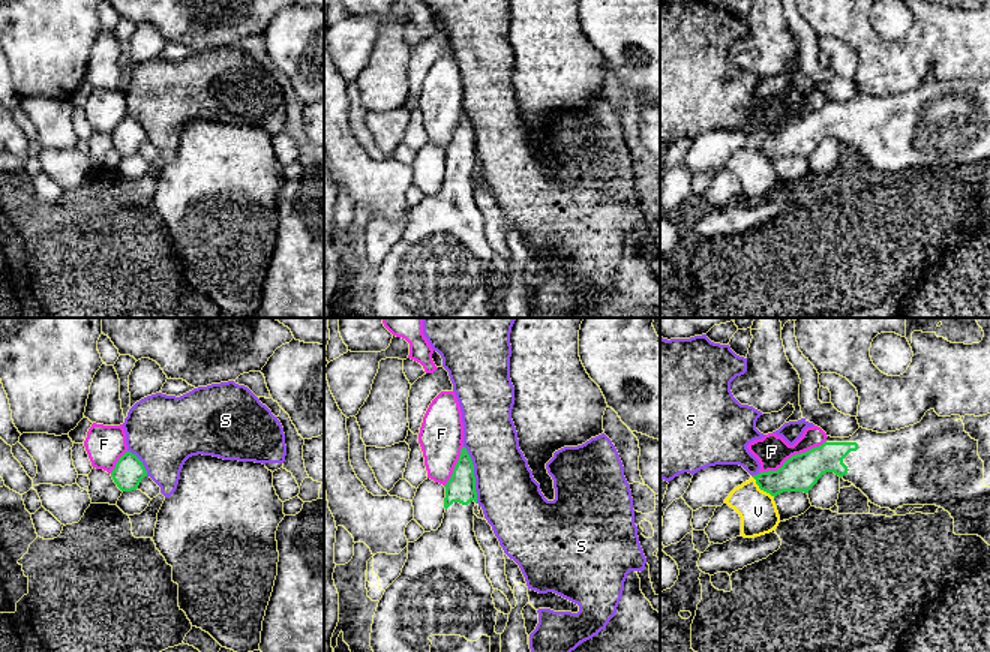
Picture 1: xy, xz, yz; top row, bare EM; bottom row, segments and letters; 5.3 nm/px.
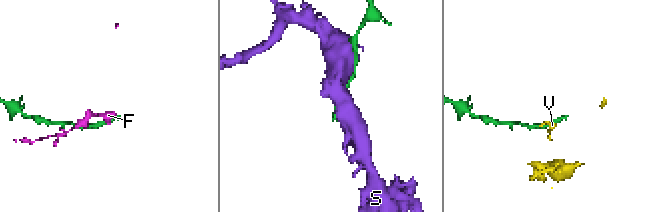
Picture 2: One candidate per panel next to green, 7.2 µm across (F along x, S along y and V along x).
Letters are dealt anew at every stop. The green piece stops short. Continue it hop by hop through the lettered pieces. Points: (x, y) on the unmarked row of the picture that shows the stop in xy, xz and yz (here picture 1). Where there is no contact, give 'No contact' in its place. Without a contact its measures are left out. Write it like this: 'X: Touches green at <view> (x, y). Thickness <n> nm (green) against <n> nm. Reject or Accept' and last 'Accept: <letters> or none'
F: Touches green at yz (792, 120). Thickness 200 nm (green) against 170 nm. Reject
S: Touches green at xz (473, 138). Thickness 160 nm (green) against 320 nm. Reject
V: Touches green at yz (762, 153). Thickness 200 nm (green) against 200 nm. Reject
Accept: none

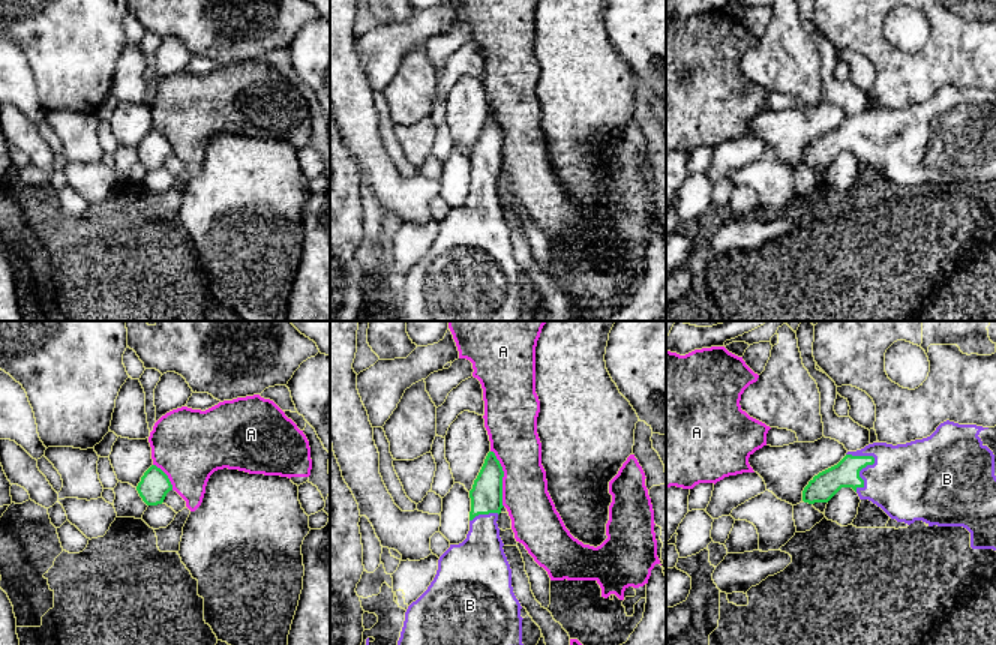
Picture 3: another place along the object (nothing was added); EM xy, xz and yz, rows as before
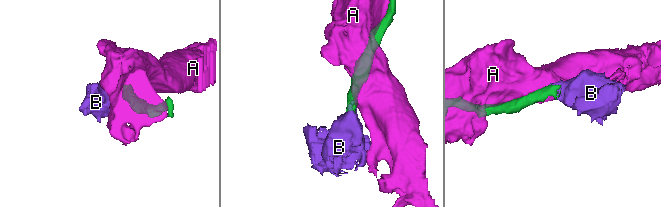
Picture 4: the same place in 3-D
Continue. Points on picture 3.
A: Touches green at xz (501, 143). Thickness 180 nm (green) against 260 nm. Reject
B: Touches green at yz (860, 134). Thickness 150 nm (green) against 380 nm. Accept
Accept: B

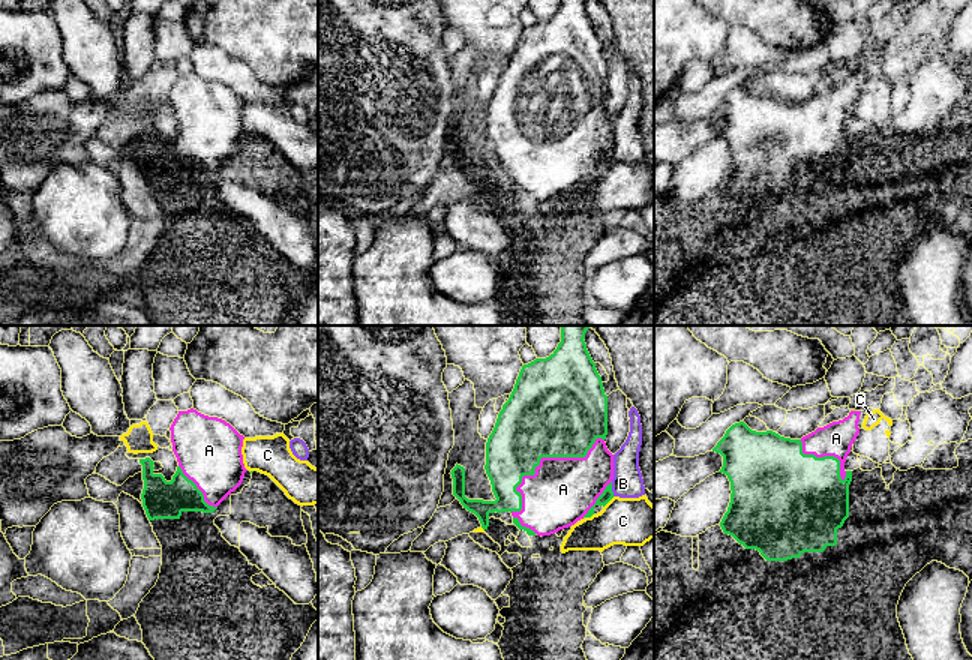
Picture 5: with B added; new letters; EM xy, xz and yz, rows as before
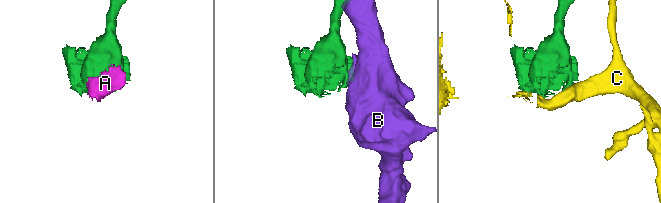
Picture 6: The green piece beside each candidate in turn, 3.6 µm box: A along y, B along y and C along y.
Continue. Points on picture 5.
A: Touches green at xz (540, 122). Thickness 480 nm (green) against 360 nm. Accept
B: Touches green at xz (611, 153). Thickness 60 nm (green) against 170 nm. Reject
C: Touches green at xz (608, 165). Thickness 60 nm (green) against 260 nm. Reject
Accept: A

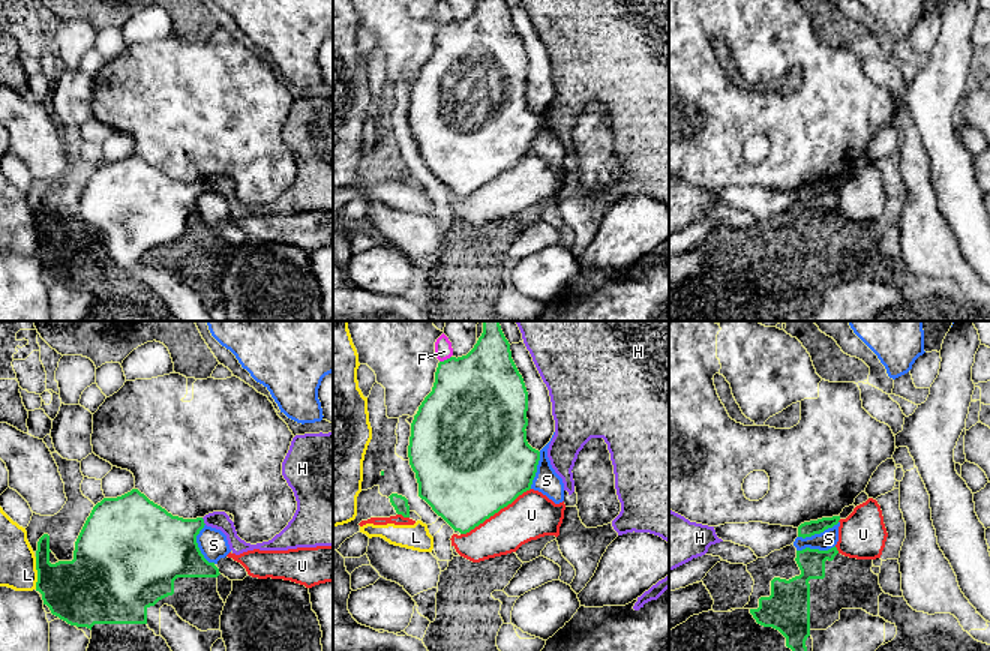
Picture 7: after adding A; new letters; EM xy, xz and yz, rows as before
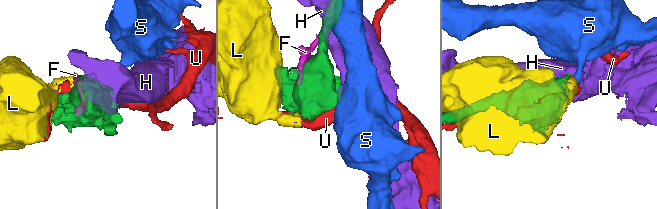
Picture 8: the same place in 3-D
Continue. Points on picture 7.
F: Touches green at xz (444, 24). Thickness 460 nm (green) against 100 nm. Reject
H: Touches green at xy (203, 185). Thickness 340 nm (green) against 100 nm. Reject
L: Touches green at xy (38, 237). Thickness 340 nm (green) against 190 nm. Reject
S: Touches green at xy (197, 210). Thickness 420 nm (green) against 160 nm. Reject
U: Touches green at xz (495, 176). Thickness 500 nm (green) against 240 nm. Reject
Accept: none

